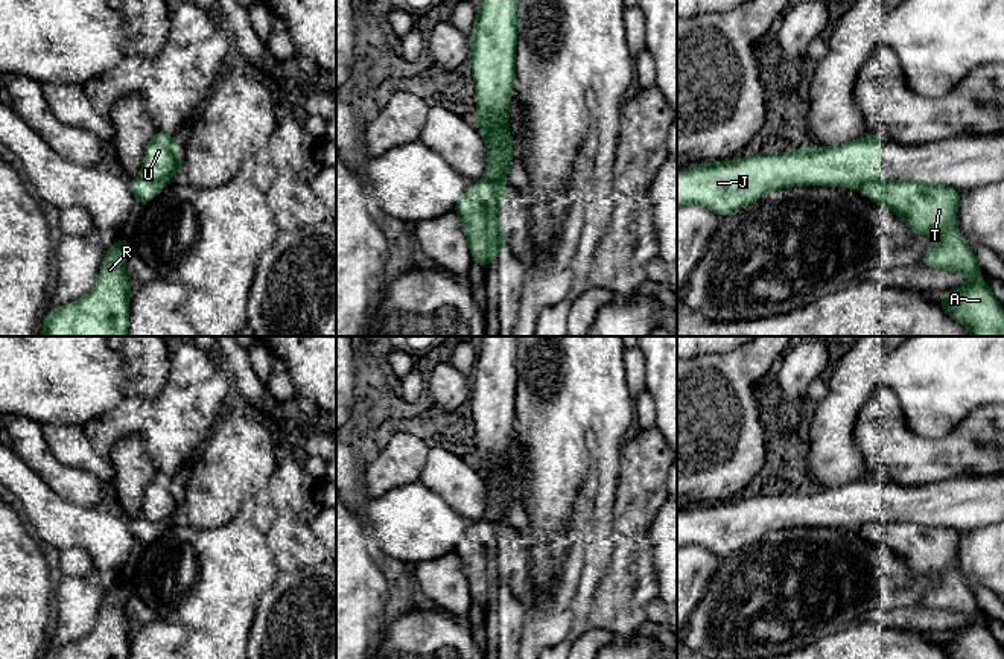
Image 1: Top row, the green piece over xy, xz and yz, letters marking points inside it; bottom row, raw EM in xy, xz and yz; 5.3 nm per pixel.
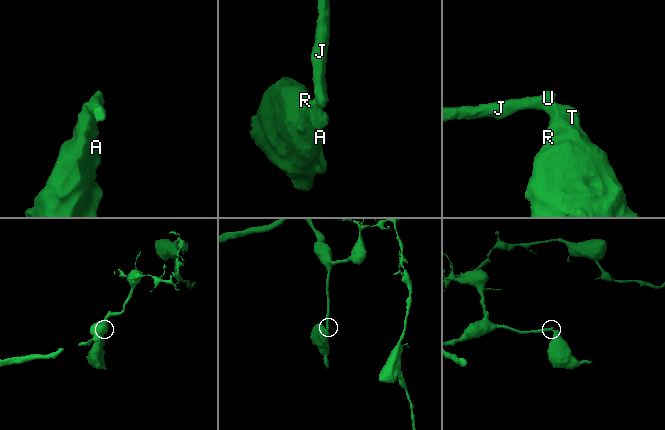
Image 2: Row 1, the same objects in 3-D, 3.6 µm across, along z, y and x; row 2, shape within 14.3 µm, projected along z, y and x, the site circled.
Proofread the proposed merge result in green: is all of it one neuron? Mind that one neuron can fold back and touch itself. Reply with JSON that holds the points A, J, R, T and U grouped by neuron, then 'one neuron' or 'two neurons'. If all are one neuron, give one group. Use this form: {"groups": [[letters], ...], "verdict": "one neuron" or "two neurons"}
{"groups": [["A", "R", "T"], ["J", "U"]], "verdict": "two neurons"}

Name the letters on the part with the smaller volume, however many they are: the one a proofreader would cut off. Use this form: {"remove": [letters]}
{"remove": ["A", "R", "T"]}

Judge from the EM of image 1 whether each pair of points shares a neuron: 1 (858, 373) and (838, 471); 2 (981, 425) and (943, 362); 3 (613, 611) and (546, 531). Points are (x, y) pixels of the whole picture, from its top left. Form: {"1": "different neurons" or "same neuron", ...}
{"1": "same neuron", "2": "different neurons", "3": "different neurons"}

